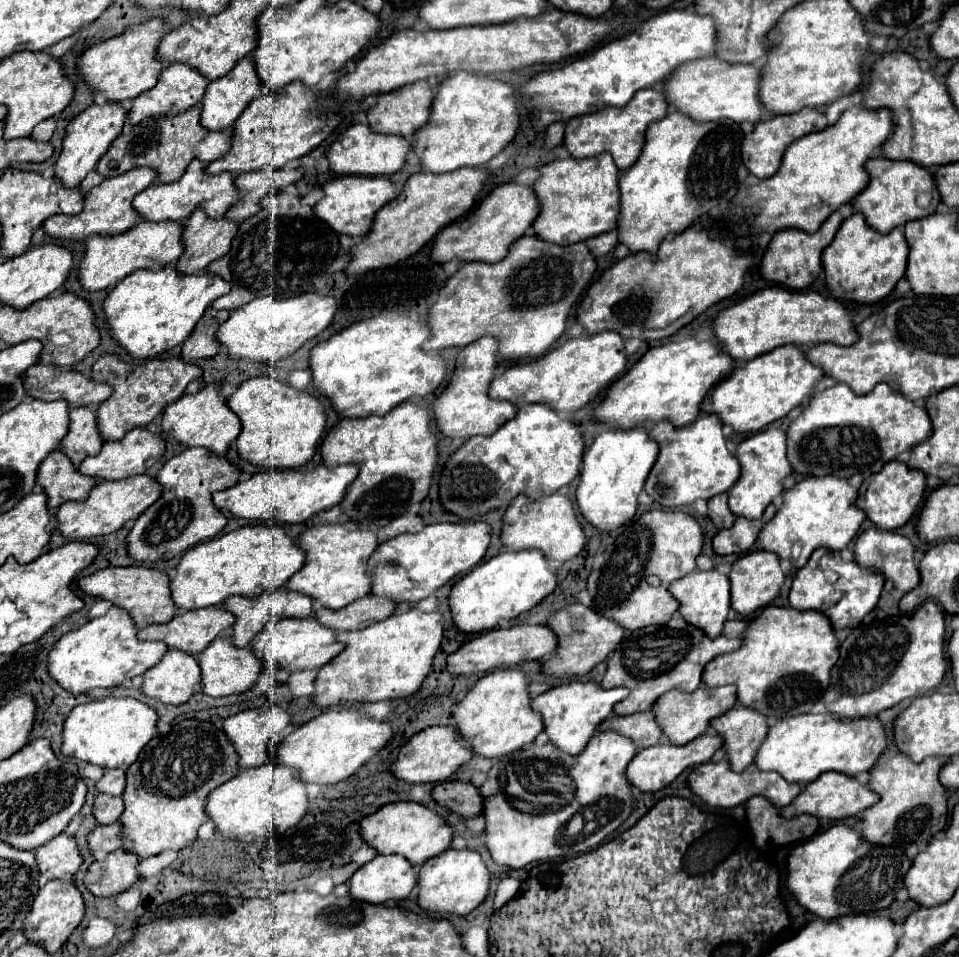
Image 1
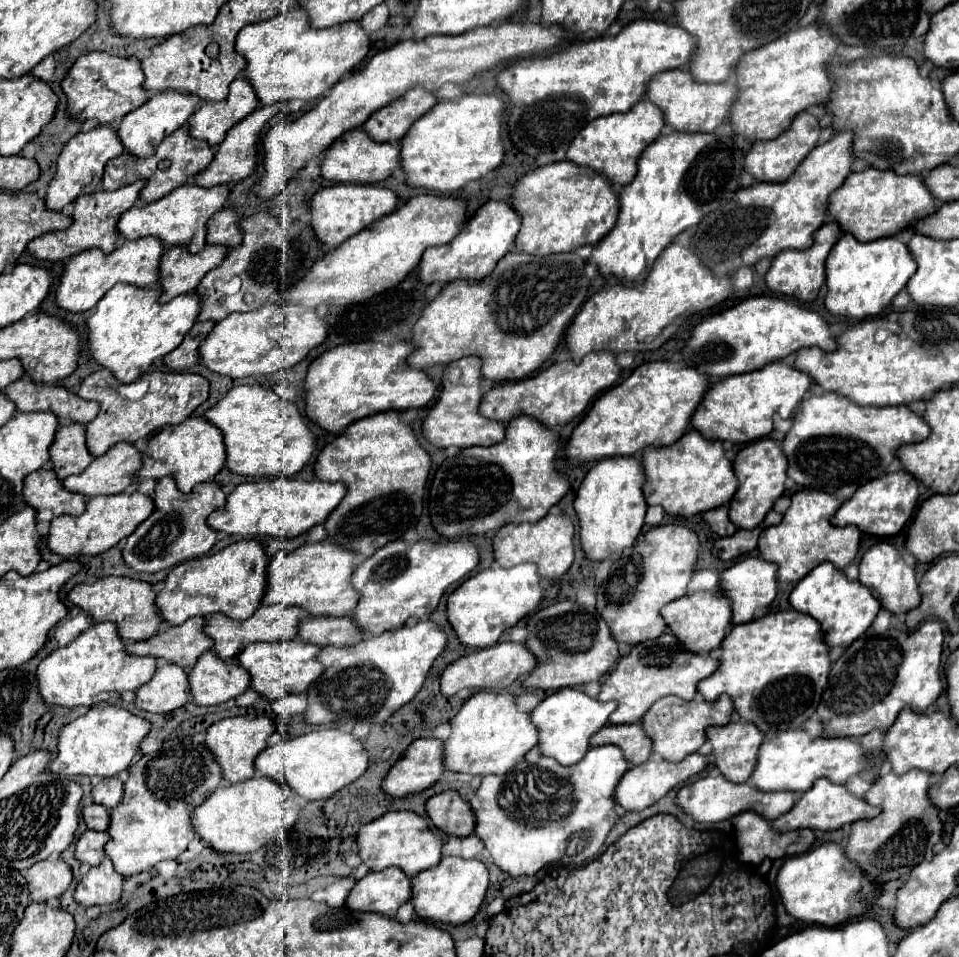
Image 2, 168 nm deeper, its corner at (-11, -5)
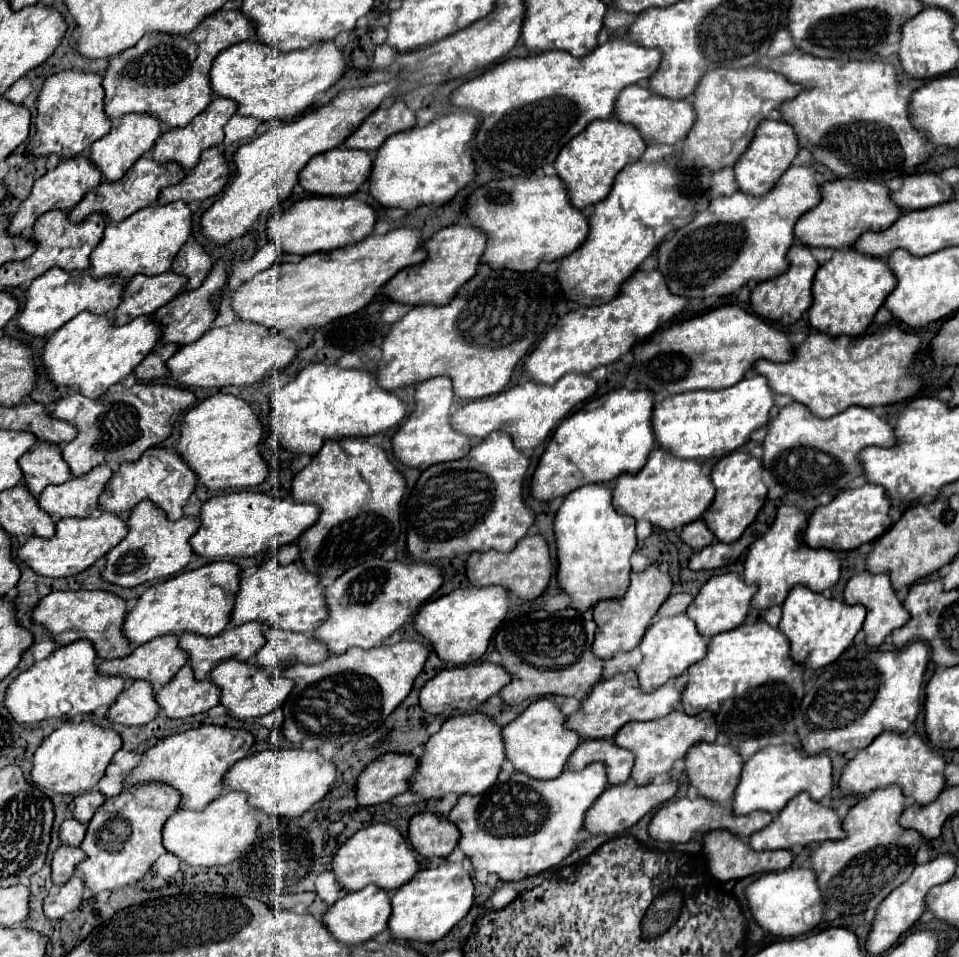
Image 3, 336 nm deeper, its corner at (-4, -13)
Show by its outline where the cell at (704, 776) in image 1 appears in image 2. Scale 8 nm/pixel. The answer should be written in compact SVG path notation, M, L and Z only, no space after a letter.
M719 774L719 776L705 776L705 778L699 778L695 782L685 784L677 794L677 804L687 814L691 814L695 822L721 822L721 820L729 820L729 818L737 816L739 812L745 812L745 810L757 810L767 820L775 820L793 808L795 794L789 790L763 792L763 790L757 790L755 786L751 786L747 782L735 784L735 782L731 782Z

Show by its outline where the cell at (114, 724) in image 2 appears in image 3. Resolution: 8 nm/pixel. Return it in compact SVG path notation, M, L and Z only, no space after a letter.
M92 722L60 724L50 736L42 740L32 758L32 782L40 788L48 788L56 794L78 794L90 790L104 776L116 750L122 748L122 738L110 730Z

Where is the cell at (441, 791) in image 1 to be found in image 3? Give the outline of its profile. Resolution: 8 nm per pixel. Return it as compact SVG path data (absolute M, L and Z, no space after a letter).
M416 814L410 820L408 840L412 848L424 858L446 858L458 844L458 828L444 816L436 814Z

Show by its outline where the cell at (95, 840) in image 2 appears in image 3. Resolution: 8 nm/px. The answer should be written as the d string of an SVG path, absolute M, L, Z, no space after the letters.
M60 846L54 856L52 856L52 882L56 886L60 886L62 882L66 882L72 874L78 862L84 860L84 854L80 848L68 848L68 846Z

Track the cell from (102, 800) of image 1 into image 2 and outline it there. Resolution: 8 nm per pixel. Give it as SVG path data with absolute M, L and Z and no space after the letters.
M91 804L91 806L85 806L81 810L81 814L83 814L83 820L89 830L107 830L109 828L109 808L107 806Z

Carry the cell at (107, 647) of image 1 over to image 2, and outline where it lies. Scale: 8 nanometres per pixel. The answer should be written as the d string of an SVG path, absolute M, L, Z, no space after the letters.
M113 622L91 624L71 644L57 648L37 668L39 694L45 704L61 704L67 708L95 706L107 698L119 698L125 690L137 690L153 676L157 668L155 658L131 656L117 634Z

